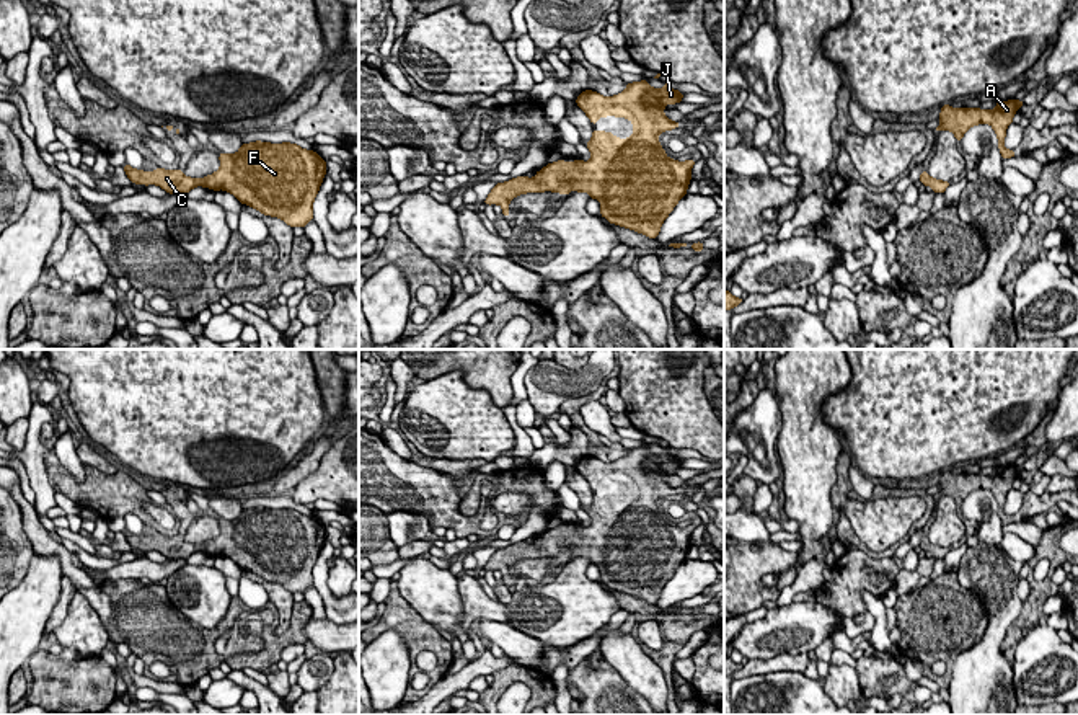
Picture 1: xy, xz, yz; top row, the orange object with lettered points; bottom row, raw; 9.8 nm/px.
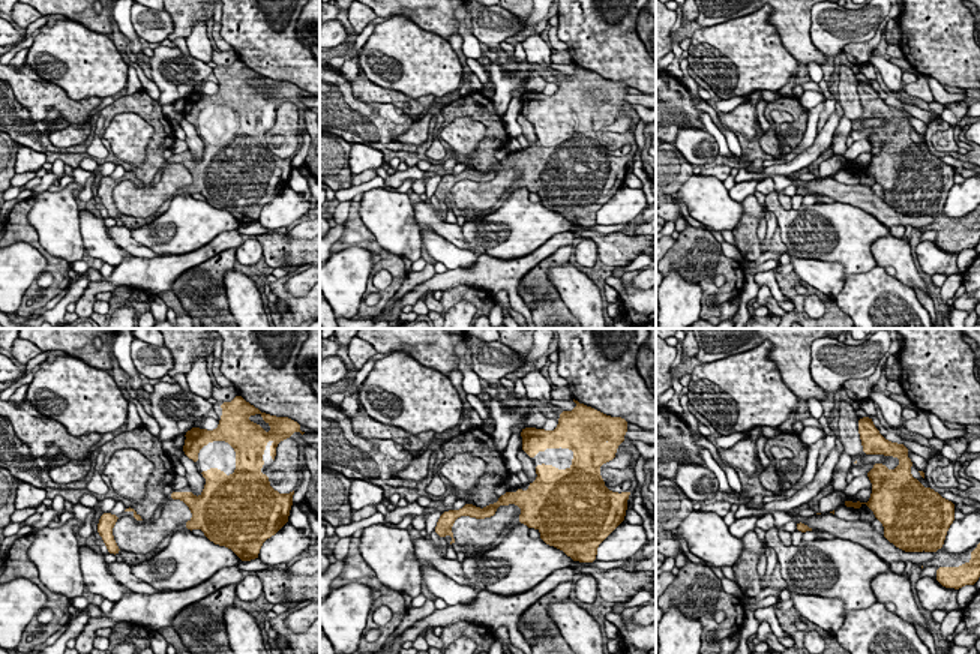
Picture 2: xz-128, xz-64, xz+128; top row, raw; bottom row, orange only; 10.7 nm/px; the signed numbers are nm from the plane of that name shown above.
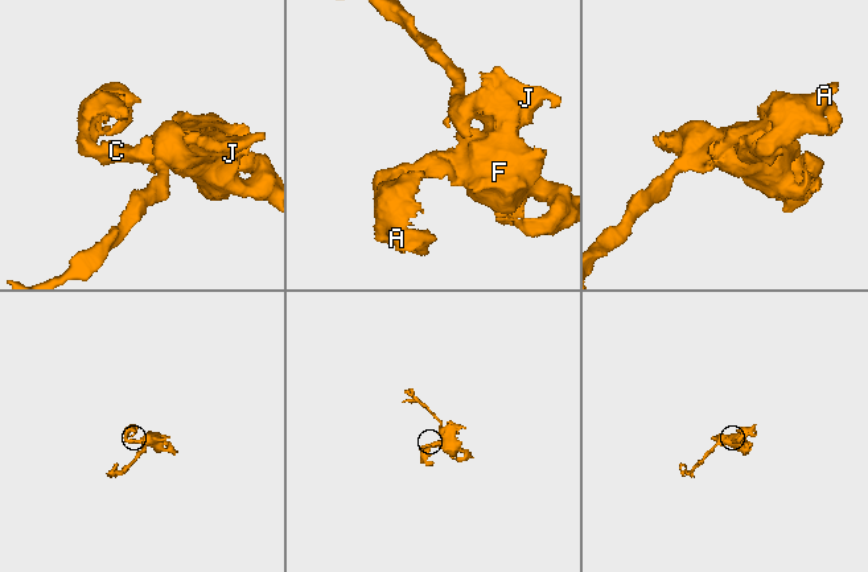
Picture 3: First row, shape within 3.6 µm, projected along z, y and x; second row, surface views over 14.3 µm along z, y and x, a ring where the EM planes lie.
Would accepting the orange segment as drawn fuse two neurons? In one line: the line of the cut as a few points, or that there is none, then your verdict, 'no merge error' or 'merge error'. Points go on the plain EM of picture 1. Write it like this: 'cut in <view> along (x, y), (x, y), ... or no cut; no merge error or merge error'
no cut; no merge error

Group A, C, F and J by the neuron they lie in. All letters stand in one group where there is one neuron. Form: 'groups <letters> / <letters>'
groups A C F J

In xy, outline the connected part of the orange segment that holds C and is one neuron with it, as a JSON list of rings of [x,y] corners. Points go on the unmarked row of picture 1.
[[[243,509],[236,519],[219,521],[220,534],[204,544],[189,544],[181,535],[142,537],[126,529],[127,544],[135,550],[157,550],[168,560],[189,558],[196,552],[223,555],[241,570],[264,581],[279,583],[290,593],[313,586],[313,566],[326,540],[326,527],[297,509]]]

